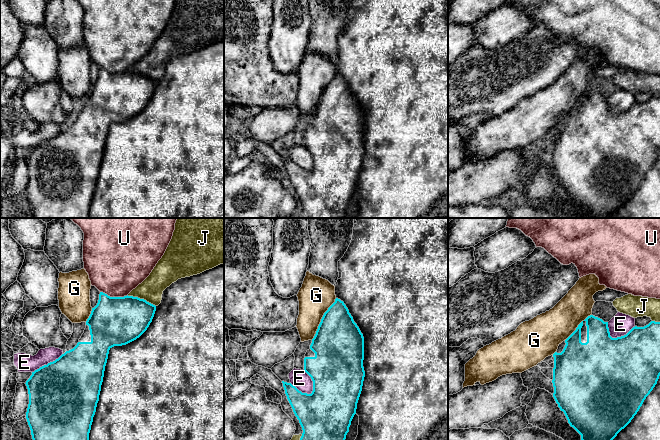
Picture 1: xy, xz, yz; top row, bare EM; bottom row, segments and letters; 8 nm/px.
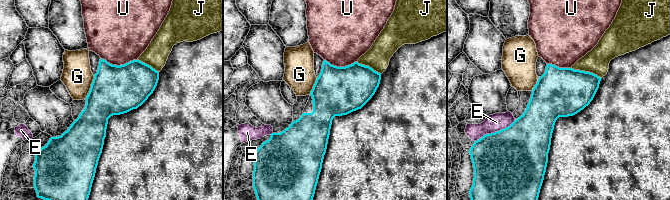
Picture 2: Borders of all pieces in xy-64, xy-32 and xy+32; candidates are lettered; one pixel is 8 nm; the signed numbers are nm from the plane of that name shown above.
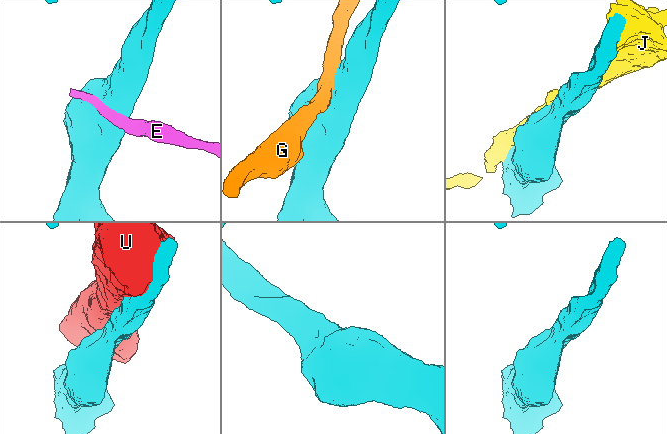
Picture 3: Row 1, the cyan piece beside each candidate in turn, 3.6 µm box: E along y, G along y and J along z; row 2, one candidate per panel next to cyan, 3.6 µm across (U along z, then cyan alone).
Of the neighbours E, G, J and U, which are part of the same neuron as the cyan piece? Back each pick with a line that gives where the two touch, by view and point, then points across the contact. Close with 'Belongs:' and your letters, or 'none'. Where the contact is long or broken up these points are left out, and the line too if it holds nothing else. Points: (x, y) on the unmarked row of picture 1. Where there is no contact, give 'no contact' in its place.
Belongs: none

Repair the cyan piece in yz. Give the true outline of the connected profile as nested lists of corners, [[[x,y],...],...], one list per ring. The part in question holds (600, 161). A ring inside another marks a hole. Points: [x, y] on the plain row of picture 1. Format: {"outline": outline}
{"outline": [[[590,91],[565,119],[561,129],[553,130],[553,173],[570,202],[581,211],[582,218],[611,218],[631,198],[657,160],[660,152],[660,98],[635,102],[626,111],[612,114],[608,98]]]}

